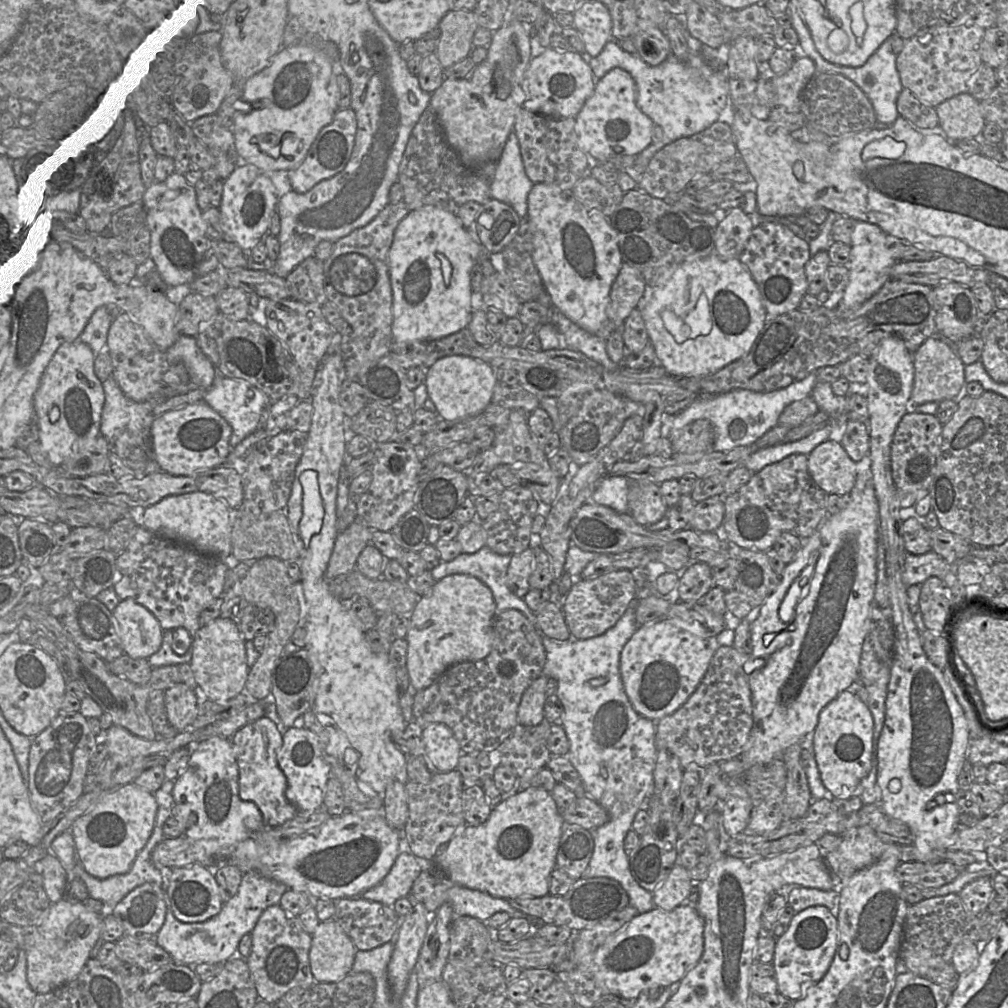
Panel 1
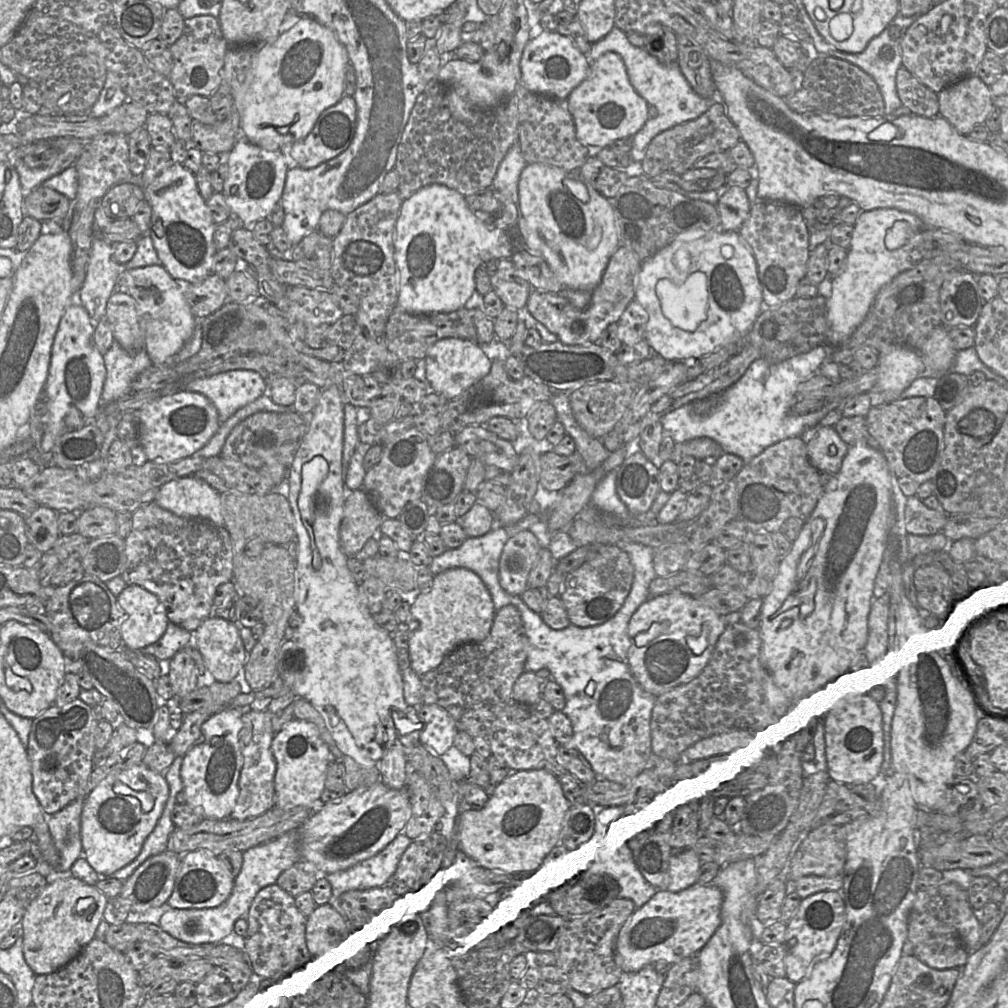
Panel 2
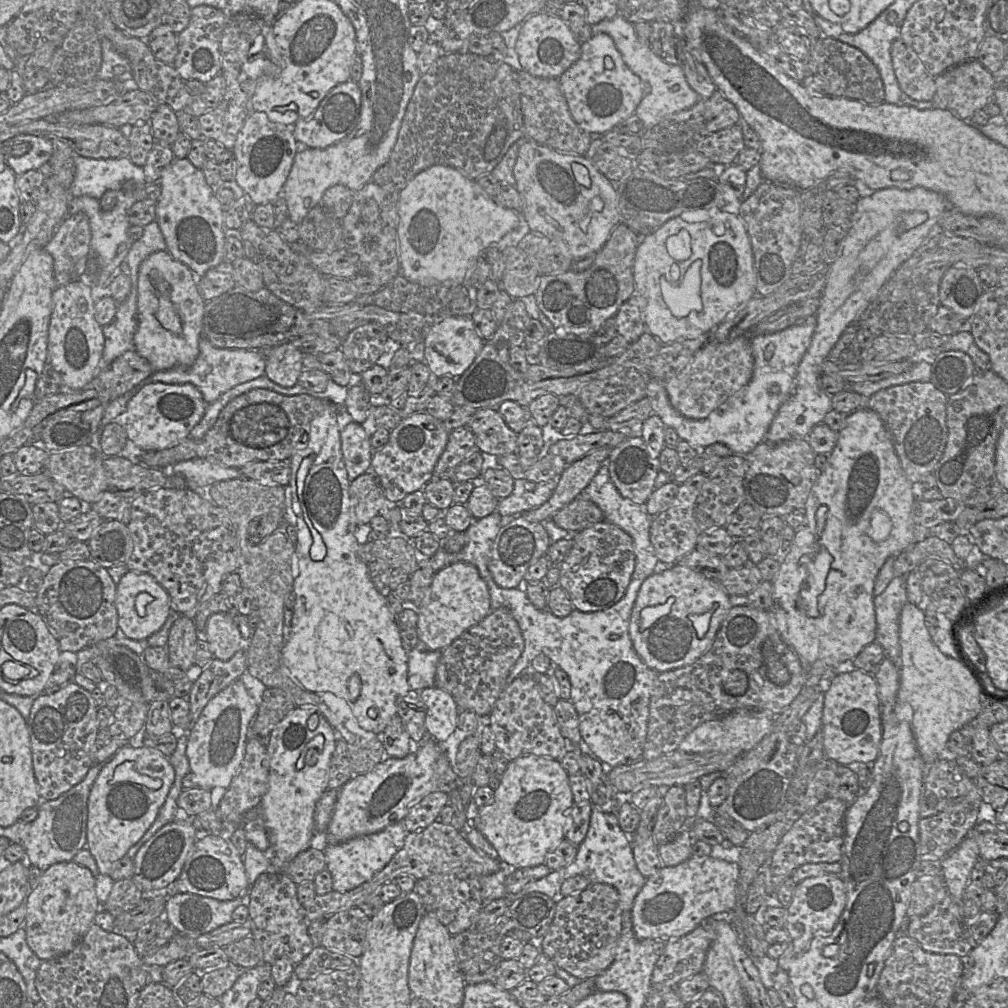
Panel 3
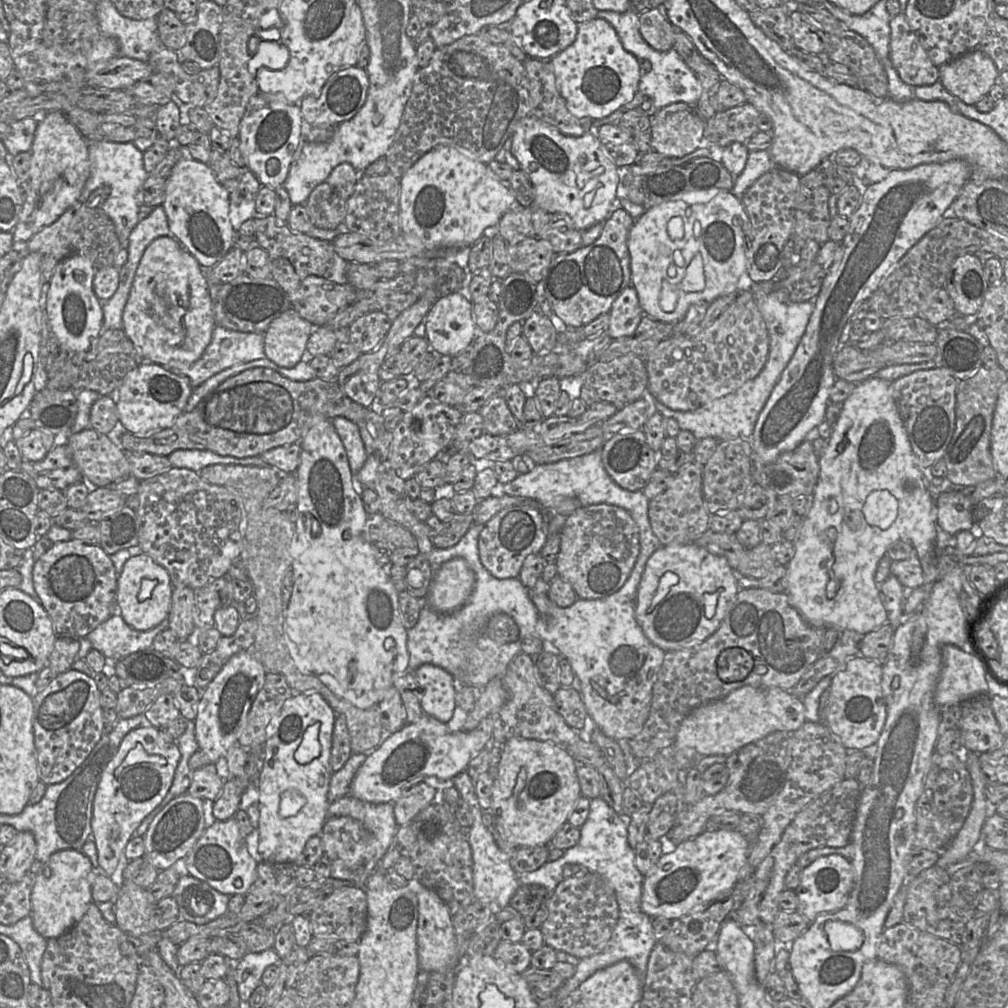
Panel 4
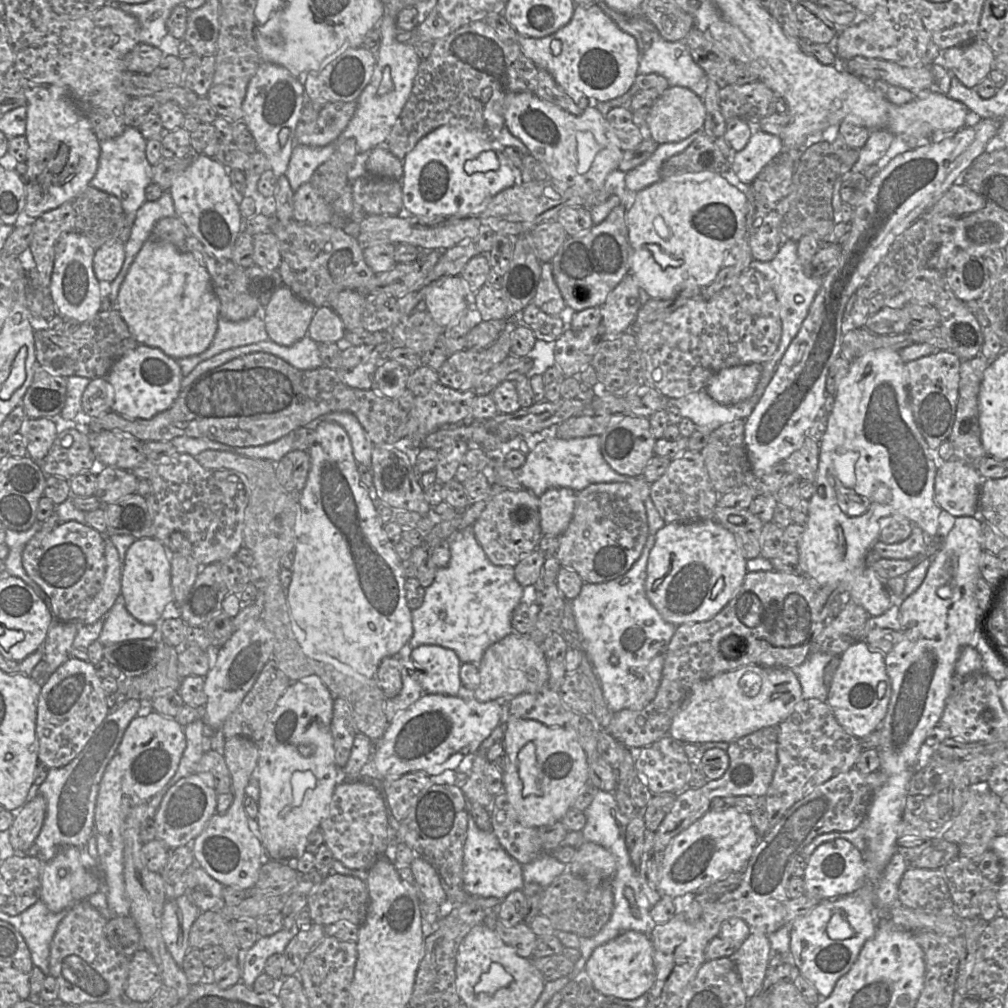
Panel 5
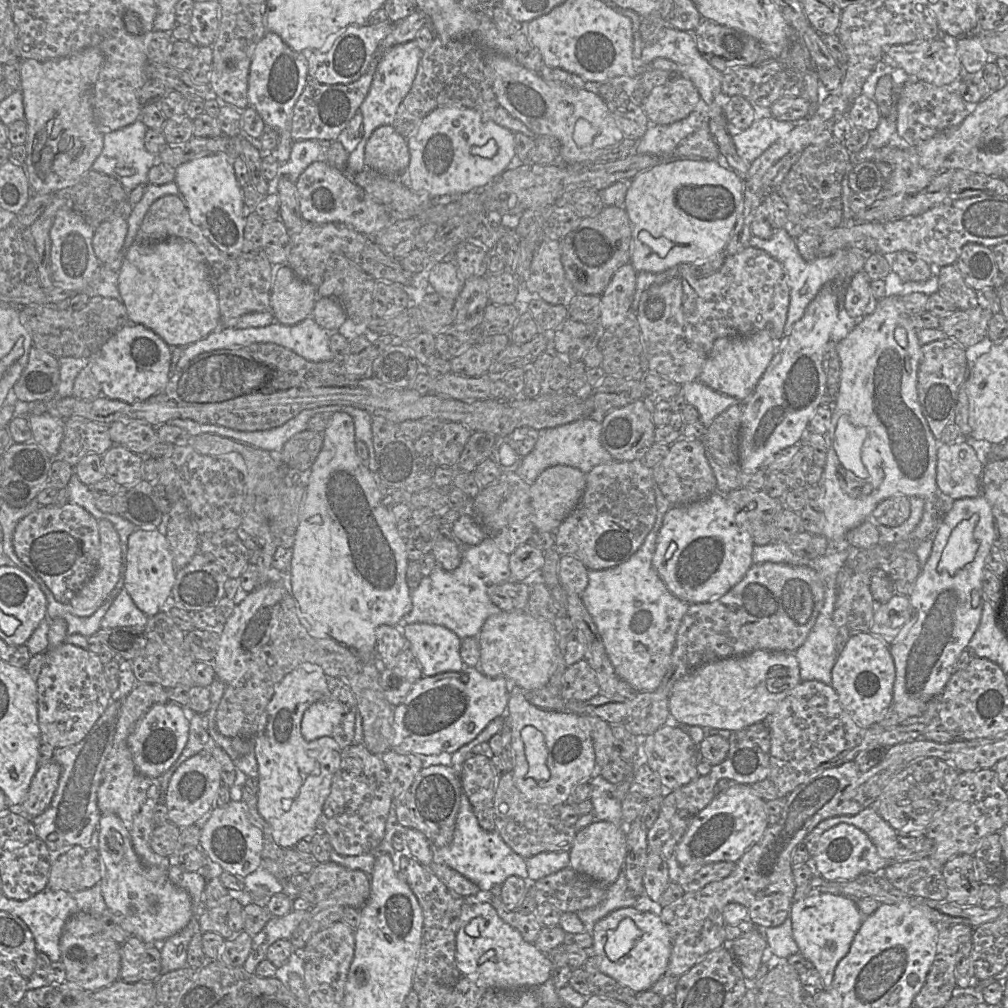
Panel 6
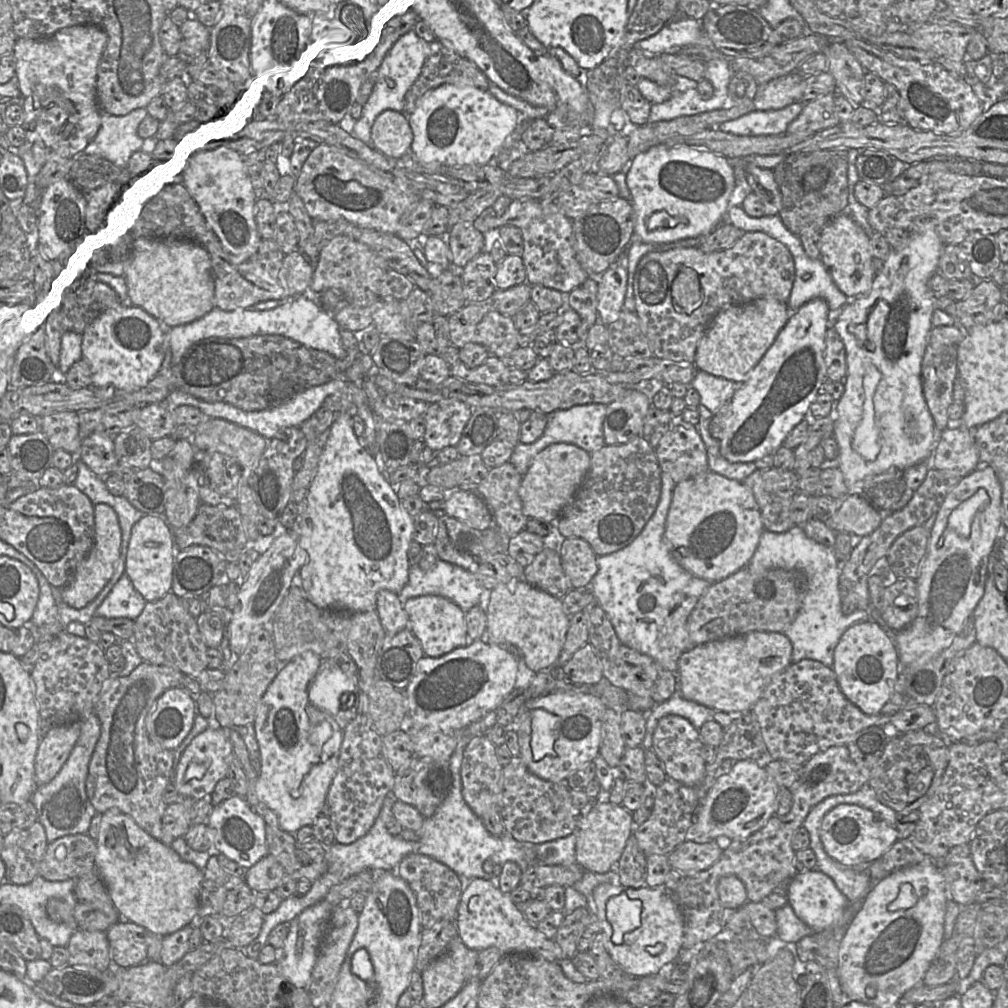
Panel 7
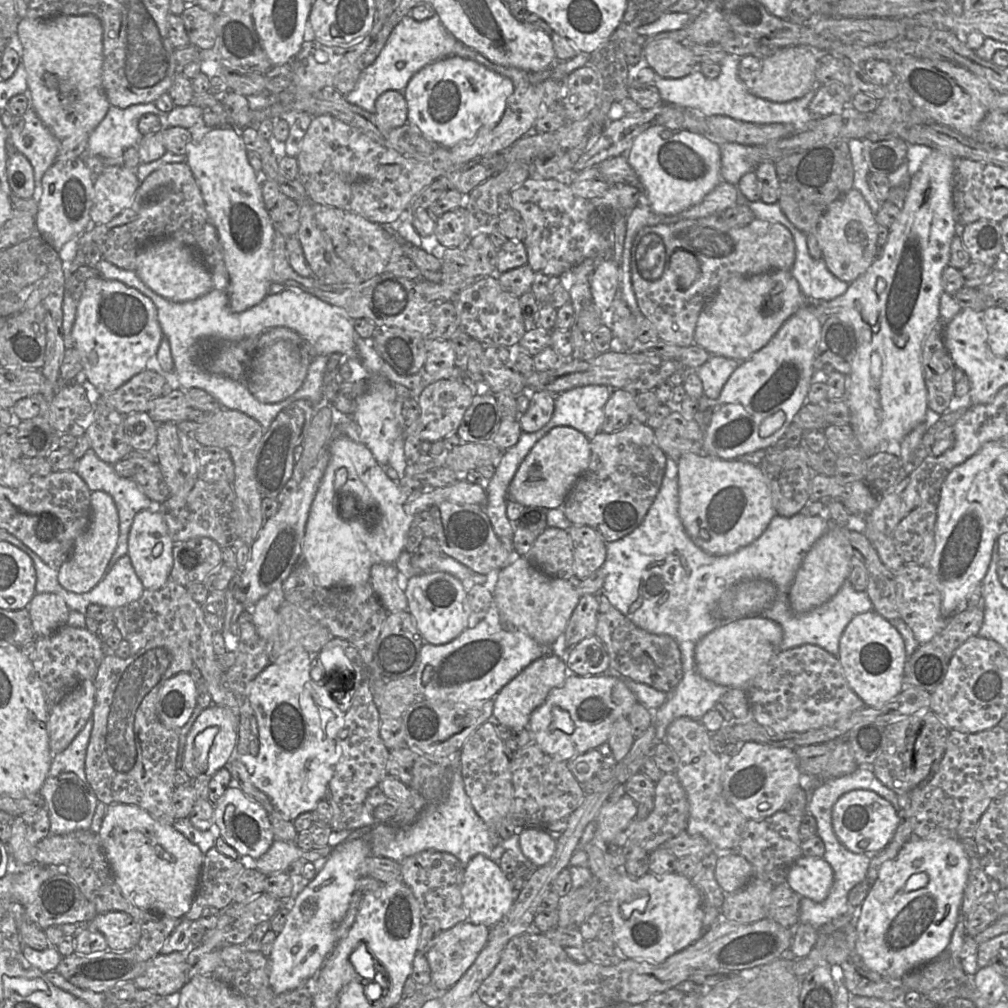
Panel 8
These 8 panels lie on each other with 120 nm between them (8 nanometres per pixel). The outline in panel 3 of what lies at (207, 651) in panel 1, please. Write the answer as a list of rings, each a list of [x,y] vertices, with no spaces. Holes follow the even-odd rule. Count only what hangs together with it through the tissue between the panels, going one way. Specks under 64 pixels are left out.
[[[219,612],[212,614],[206,624],[205,637],[214,658],[227,661],[245,648],[238,624],[233,616]]]

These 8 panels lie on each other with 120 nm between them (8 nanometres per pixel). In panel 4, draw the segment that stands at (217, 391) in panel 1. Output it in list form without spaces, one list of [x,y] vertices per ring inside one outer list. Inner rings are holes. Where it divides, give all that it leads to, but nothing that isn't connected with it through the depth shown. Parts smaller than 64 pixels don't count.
[[[215,326],[208,347],[197,361],[193,363],[172,361],[163,367],[173,374],[188,378],[191,387],[194,389],[223,370],[238,364],[260,360],[264,357],[266,356],[263,334],[238,332]]]

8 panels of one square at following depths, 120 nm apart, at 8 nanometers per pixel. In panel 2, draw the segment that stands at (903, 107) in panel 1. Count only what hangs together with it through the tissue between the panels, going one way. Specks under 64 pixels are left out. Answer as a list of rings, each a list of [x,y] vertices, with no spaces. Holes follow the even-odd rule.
[[[904,66],[896,76],[897,93],[903,106],[922,117],[939,115],[938,94],[918,81]]]

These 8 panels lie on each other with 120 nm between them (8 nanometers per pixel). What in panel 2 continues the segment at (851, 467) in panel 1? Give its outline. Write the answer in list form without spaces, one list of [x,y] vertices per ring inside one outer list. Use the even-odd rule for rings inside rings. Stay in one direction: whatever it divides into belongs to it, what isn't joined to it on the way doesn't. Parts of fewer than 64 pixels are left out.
[[[830,426],[819,427],[807,442],[808,457],[812,465],[821,473],[837,474],[842,466],[849,446],[837,431]]]

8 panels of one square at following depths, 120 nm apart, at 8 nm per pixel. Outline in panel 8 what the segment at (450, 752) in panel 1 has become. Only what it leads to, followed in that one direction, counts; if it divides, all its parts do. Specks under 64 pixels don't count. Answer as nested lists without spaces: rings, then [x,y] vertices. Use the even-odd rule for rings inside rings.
[[[440,571],[414,576],[407,582],[405,594],[408,611],[424,642],[437,646],[447,644],[469,627],[472,612],[468,593],[454,576]]]

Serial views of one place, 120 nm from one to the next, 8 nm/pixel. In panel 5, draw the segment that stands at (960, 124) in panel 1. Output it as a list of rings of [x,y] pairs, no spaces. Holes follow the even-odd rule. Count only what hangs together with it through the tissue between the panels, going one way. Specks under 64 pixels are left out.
[[[980,38],[942,52],[940,63],[964,86],[974,89],[994,68],[995,54]]]

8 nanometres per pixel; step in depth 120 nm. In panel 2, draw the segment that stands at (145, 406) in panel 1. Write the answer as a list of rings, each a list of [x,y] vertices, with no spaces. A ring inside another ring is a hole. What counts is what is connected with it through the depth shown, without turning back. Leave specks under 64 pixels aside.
[[[116,341],[113,342],[108,351],[103,355],[103,358],[106,376],[101,394],[101,407],[130,395],[132,393],[131,384],[134,379],[153,364],[144,349],[128,352]]]

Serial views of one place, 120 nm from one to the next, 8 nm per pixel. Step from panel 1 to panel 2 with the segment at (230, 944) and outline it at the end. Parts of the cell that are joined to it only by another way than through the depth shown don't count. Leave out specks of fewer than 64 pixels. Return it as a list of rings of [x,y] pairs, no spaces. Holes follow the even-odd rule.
[[[300,828],[243,852],[241,871],[234,880],[229,898],[220,906],[205,909],[170,908],[161,916],[158,925],[166,933],[185,943],[193,945],[222,943],[232,934],[238,919],[247,919],[249,908],[257,893],[266,886],[276,884],[282,872],[301,860],[299,830]]]

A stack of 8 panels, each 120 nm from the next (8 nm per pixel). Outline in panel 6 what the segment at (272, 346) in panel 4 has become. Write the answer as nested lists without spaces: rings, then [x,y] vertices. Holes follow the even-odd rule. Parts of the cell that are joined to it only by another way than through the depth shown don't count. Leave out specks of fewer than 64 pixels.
[[[286,264],[273,266],[273,284],[269,310],[275,322],[295,325],[310,317],[318,295],[316,289],[301,280]]]

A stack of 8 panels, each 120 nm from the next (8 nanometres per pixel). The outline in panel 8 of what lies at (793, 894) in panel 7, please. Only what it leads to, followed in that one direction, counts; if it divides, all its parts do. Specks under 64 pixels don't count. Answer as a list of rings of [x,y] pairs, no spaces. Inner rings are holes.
[[[802,855],[790,867],[787,884],[801,898],[807,897],[814,902],[823,902],[830,893],[834,874],[824,857]]]

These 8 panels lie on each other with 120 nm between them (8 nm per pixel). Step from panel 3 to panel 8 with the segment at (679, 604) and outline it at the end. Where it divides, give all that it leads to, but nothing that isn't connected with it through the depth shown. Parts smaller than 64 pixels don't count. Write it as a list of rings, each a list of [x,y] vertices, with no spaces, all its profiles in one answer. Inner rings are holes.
[[[687,452],[678,460],[678,514],[692,542],[711,555],[727,555],[755,541],[776,515],[771,490],[759,465],[740,459],[724,460],[715,455],[700,456]]]

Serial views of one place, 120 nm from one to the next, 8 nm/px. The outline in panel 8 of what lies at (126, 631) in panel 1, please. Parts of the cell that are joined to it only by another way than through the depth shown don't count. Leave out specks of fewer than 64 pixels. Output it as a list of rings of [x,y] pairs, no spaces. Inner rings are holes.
[[[156,508],[142,510],[135,515],[128,537],[128,556],[144,589],[159,590],[169,581],[173,567],[173,545],[166,522]]]

